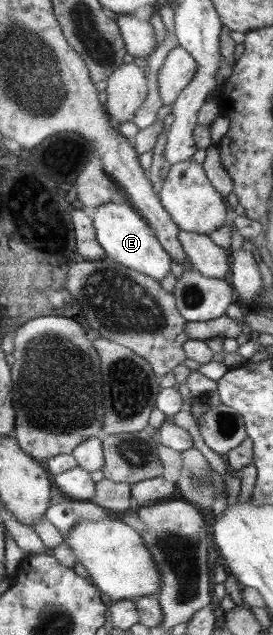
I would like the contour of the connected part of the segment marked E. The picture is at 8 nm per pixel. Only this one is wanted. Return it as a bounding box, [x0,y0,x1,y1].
[89,200,171,283]

